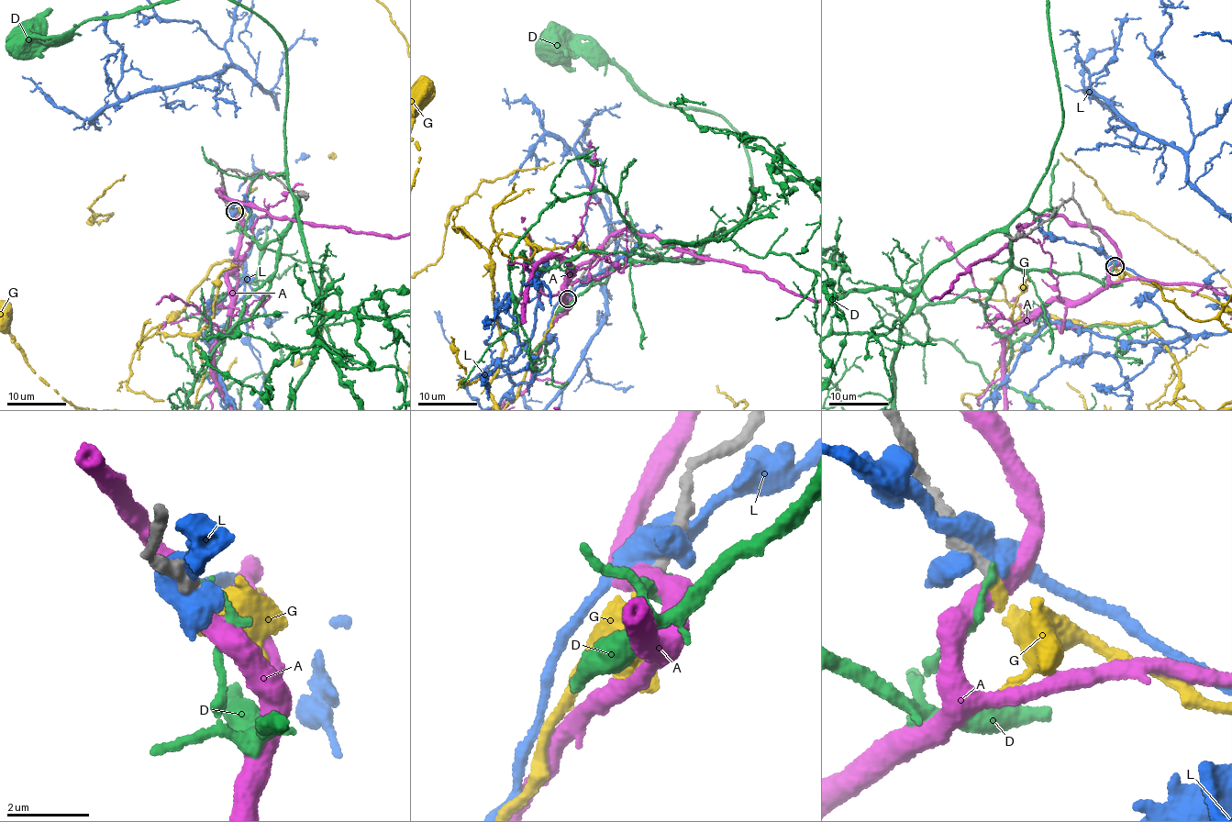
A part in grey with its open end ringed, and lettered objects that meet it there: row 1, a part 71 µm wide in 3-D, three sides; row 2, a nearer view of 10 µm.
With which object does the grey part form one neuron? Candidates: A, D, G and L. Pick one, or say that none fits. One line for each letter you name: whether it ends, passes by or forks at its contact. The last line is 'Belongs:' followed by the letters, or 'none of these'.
G: it ends
Belongs: G

